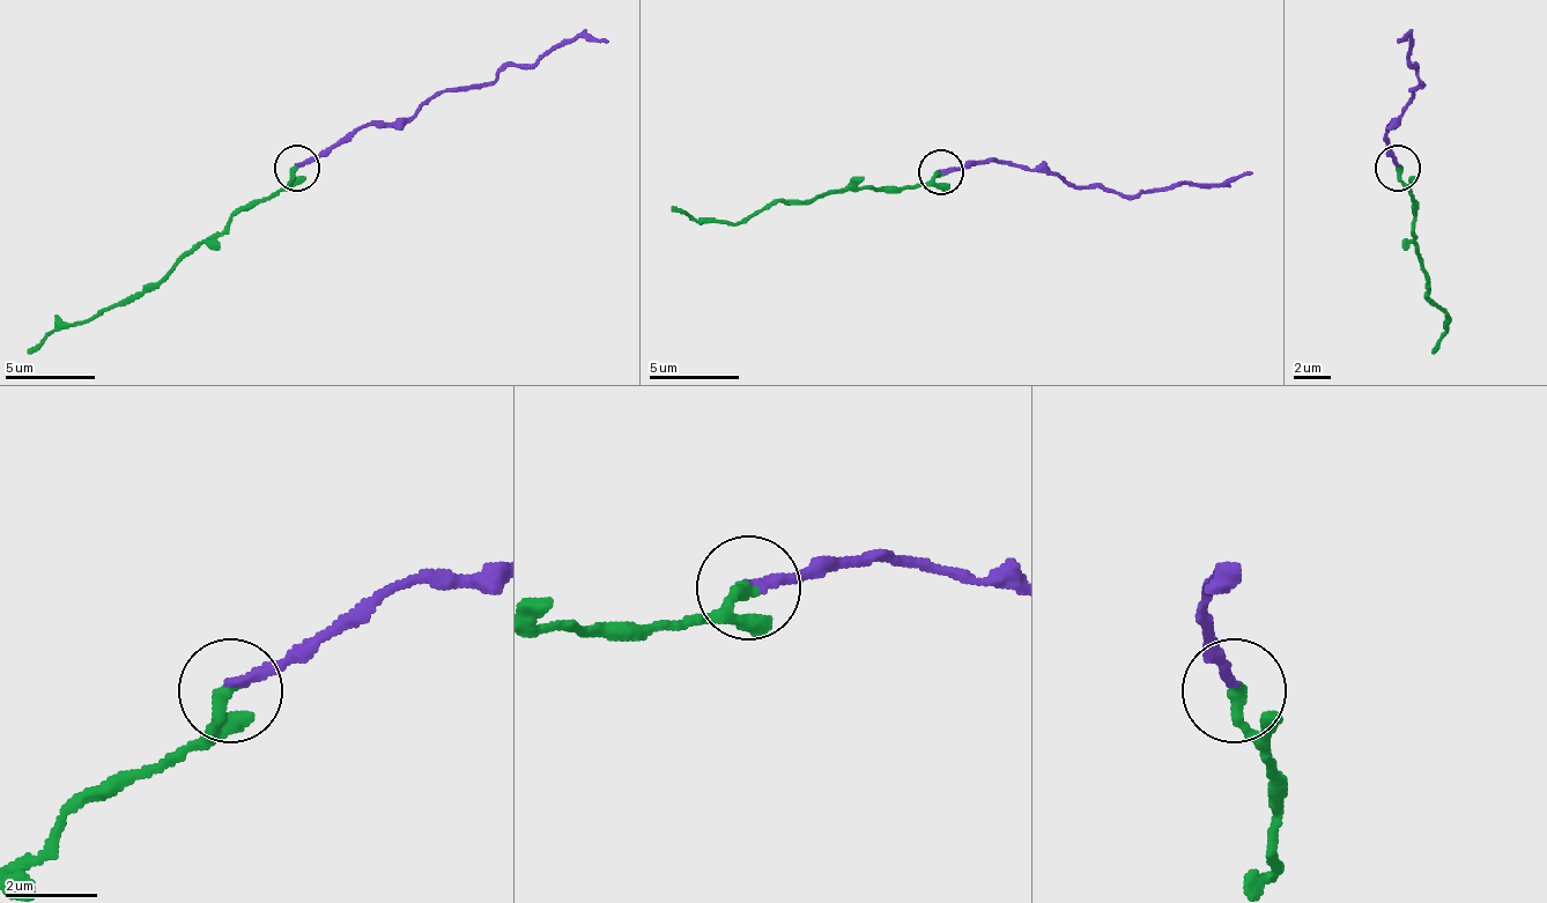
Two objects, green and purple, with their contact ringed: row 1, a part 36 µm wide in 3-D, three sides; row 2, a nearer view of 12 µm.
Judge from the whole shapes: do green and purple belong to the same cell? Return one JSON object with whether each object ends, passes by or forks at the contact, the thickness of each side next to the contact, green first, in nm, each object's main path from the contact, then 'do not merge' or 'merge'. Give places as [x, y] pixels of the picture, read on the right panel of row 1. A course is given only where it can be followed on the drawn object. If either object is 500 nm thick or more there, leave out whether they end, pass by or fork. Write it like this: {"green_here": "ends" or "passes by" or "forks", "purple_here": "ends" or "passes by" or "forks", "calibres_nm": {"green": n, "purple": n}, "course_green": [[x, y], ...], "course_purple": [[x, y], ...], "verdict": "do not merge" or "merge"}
{"green_here": "ends", "purple_here": "ends", "calibres_nm": {"green": 300, "purple": 220}, "course_green": [[1399, 167], [1413, 198], [1413, 239], [1426, 294], [1449, 316], [1449, 325], [1430, 352]], "course_purple": [[1399, 167], [1385, 131], [1421, 81], [1404, 36], [1399, 39]], "verdict": "merge"}

